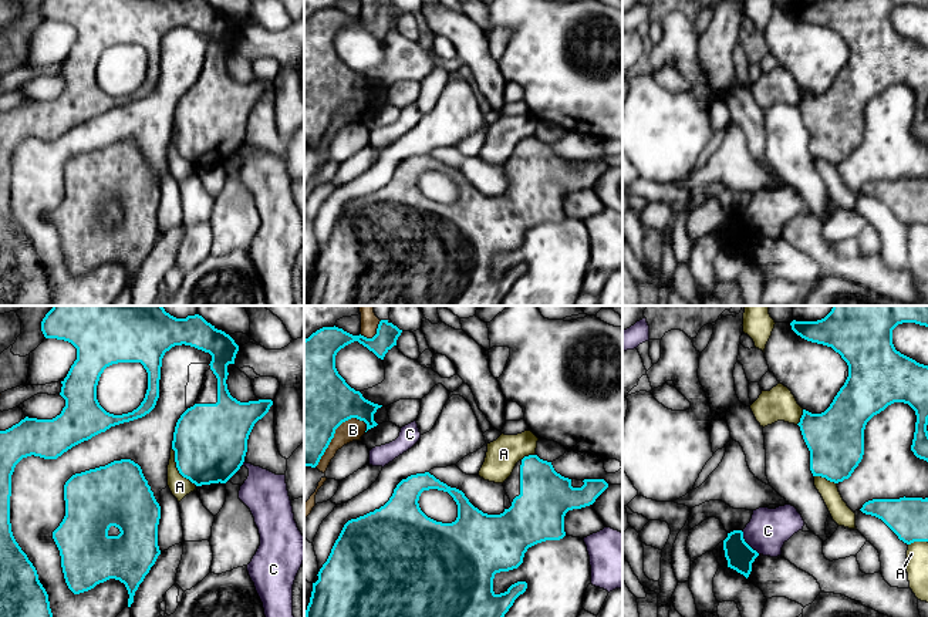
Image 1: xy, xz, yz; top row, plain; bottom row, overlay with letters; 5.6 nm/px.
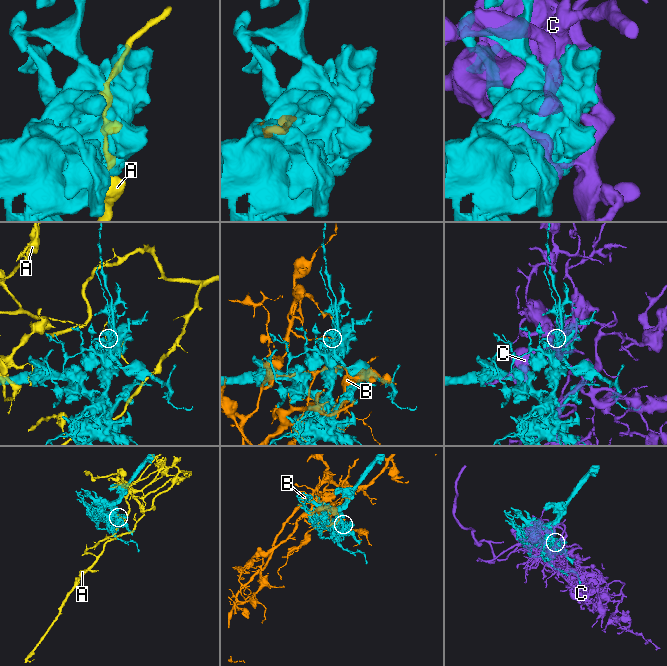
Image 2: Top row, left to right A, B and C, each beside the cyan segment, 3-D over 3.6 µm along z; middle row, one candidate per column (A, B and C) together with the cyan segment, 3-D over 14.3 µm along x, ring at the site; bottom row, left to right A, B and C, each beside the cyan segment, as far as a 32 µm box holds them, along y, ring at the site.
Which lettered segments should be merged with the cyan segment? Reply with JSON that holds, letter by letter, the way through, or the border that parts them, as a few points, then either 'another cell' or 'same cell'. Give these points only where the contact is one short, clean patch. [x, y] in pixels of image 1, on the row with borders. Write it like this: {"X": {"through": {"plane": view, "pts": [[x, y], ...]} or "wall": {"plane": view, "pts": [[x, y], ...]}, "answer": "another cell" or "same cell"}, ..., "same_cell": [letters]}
{"A": {"answer": "another cell"}, "B": {"answer": "another cell"}, "C": {"answer": "another cell"}, "same_cell": []}

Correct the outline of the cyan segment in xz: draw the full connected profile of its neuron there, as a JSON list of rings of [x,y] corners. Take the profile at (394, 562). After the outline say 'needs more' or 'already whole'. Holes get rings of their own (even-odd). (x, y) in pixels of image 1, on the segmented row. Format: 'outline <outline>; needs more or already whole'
outline [[[537,455],[519,461],[503,482],[512,506],[500,515],[487,515],[475,508],[465,493],[436,479],[429,472],[411,475],[394,489],[389,500],[357,519],[348,520],[335,540],[327,562],[313,583],[306,617],[505,617],[514,600],[527,589],[526,581],[512,584],[505,593],[493,591],[496,573],[517,569],[529,547],[566,536],[564,516],[568,510],[590,506],[608,488],[604,479],[584,479],[581,488],[573,488],[571,479],[557,473],[551,462]],[[423,490],[448,492],[458,505],[458,517],[442,523],[428,517],[419,508]]]; needs more

